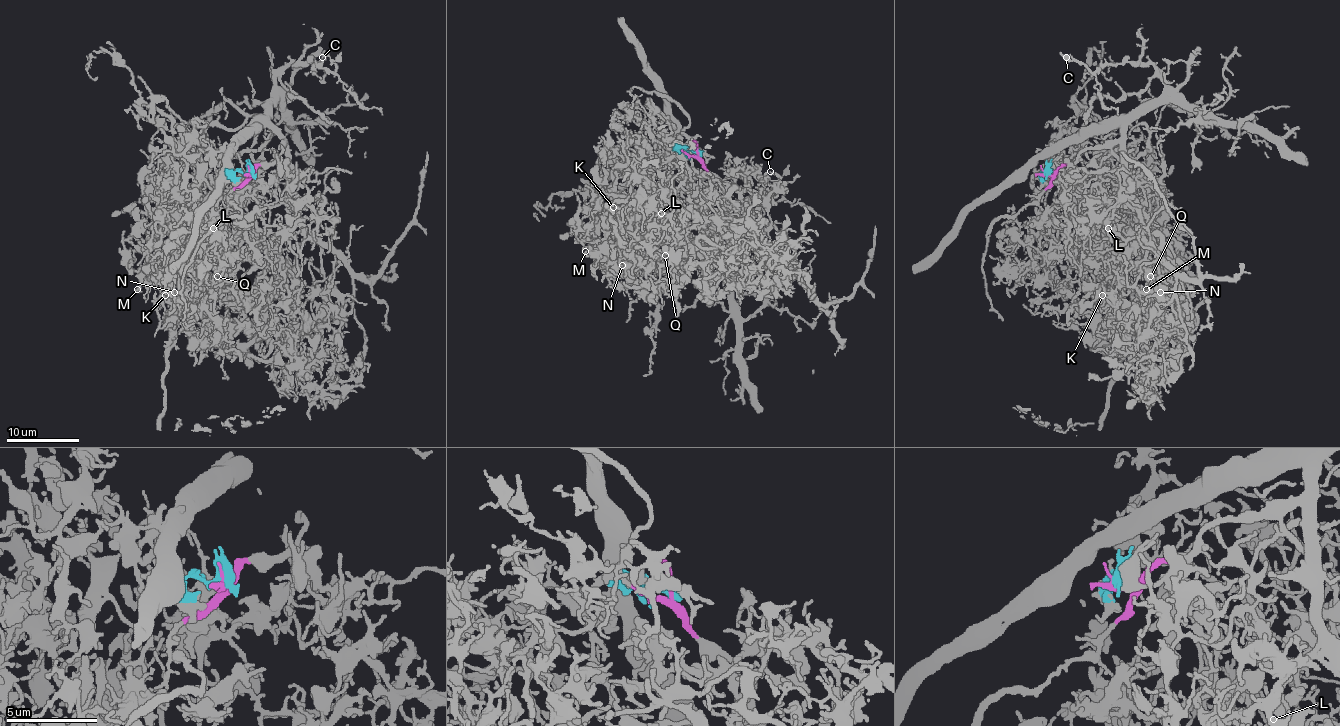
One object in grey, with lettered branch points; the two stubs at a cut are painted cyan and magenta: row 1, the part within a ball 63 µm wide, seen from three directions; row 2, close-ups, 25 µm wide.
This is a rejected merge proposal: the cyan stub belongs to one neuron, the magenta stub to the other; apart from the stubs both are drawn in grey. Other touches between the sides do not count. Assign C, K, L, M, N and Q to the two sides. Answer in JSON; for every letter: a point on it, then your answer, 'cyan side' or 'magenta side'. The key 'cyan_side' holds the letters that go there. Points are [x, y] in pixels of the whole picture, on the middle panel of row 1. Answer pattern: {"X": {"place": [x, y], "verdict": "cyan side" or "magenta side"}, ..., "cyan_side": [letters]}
{"C": {"place": [770, 171], "verdict": "magenta side"}, "K": {"place": [613, 207], "verdict": "cyan side"}, "L": {"place": [661, 213], "verdict": "cyan side"}, "M": {"place": [585, 251], "verdict": "cyan side"}, "N": {"place": [622, 265], "verdict": "cyan side"}, "Q": {"place": [665, 255], "verdict": "cyan side"}, "cyan_side": ["K", "L", "M", "N", "Q"]}

